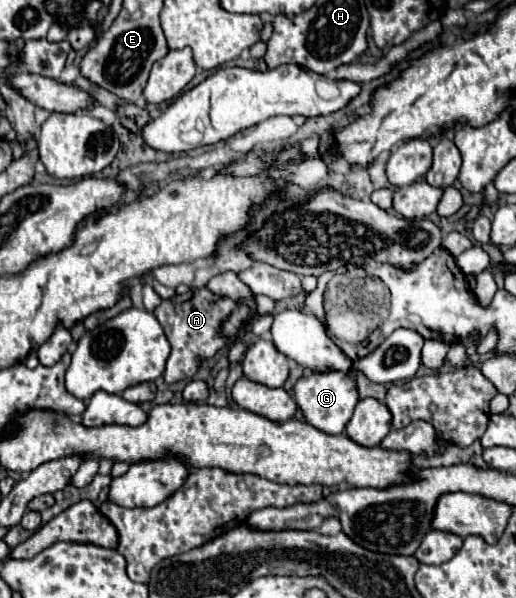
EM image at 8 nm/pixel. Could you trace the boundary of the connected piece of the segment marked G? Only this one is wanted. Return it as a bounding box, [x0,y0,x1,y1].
[294,371,358,435]

